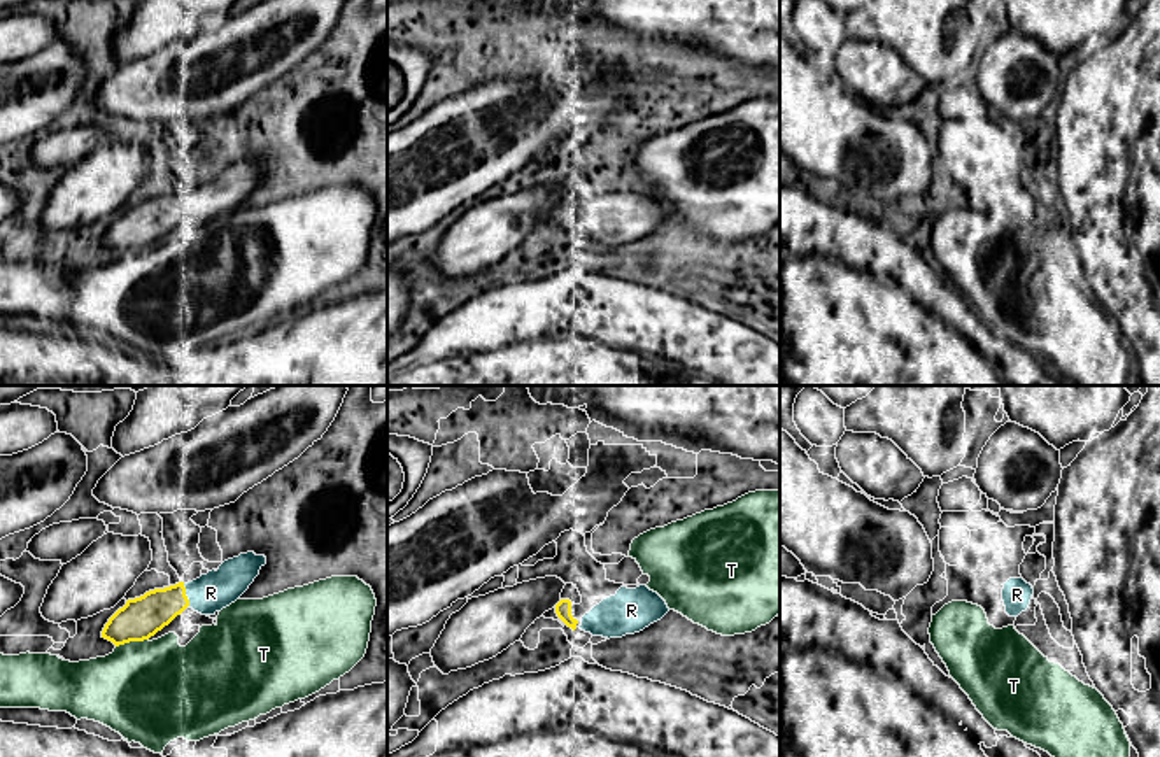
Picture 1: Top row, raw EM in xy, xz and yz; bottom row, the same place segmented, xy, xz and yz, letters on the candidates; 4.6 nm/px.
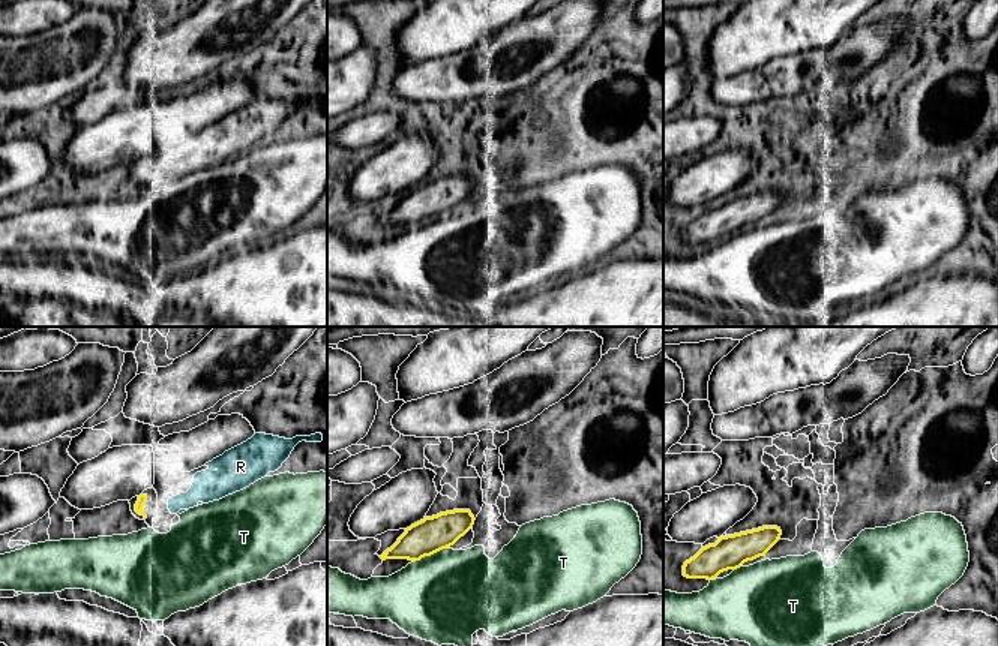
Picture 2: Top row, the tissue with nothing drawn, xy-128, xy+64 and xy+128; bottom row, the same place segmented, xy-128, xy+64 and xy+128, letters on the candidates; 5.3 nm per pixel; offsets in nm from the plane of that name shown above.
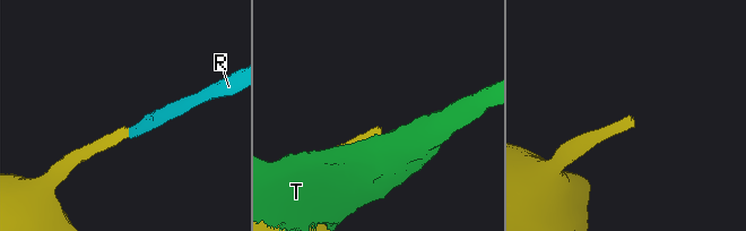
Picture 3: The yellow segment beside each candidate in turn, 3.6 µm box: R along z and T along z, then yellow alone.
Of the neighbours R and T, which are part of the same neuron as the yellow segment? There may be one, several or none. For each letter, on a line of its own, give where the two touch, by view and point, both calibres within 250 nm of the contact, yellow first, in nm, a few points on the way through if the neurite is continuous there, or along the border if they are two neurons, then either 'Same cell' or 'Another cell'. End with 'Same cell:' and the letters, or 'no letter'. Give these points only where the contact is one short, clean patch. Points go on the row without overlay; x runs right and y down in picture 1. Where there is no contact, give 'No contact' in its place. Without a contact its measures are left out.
R: Touches yellow at xy (184, 202). Thickness 190 nm (yellow) against 180 nm. Same cell
T: Touches yellow at xy (132, 247). Thickness 190 nm (yellow) against 460 nm. Another cell
Same cell: R

